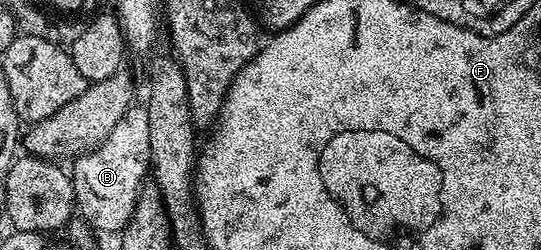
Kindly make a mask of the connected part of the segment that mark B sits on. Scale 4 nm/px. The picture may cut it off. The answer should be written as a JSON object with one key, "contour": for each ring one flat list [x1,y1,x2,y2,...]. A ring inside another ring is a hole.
{"contour":[[132,105,117,120,117,125,100,146,74,159,69,173,75,186,75,205,82,221,91,225,92,231,122,231,133,216,139,190,152,169,149,148,149,116,142,105]]}

